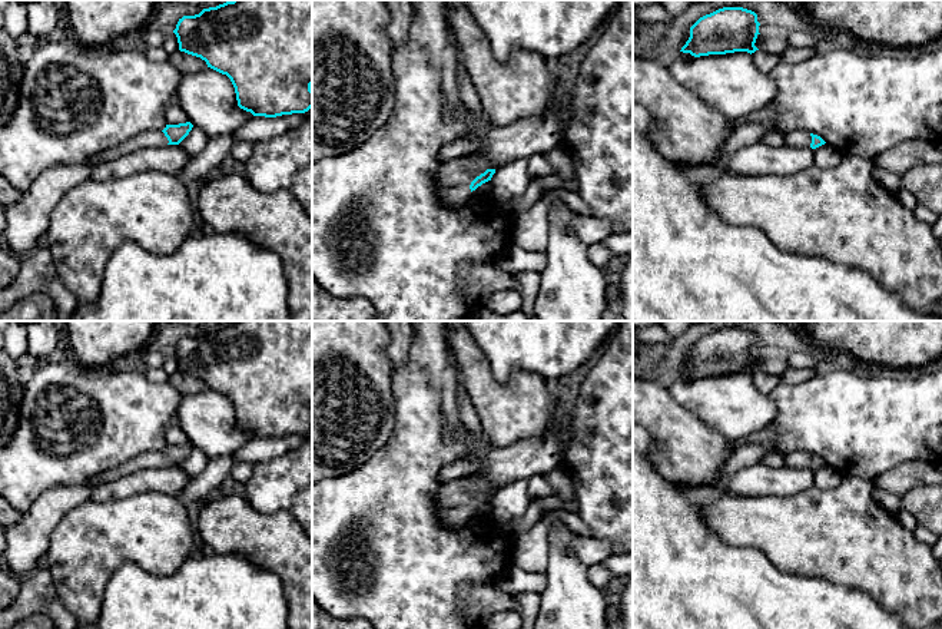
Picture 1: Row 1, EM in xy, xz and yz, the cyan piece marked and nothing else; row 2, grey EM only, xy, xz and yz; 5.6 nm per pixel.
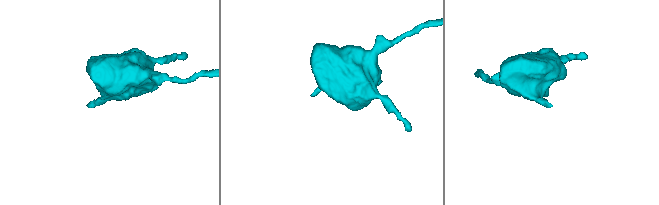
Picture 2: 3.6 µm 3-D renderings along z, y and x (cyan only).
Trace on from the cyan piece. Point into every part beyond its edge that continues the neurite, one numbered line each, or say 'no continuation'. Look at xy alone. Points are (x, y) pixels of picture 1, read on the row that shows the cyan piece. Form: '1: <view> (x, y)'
1: xy (156, 138)

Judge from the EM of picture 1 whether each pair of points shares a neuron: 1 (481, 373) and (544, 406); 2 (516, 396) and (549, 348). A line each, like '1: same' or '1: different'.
1: same
2: different

